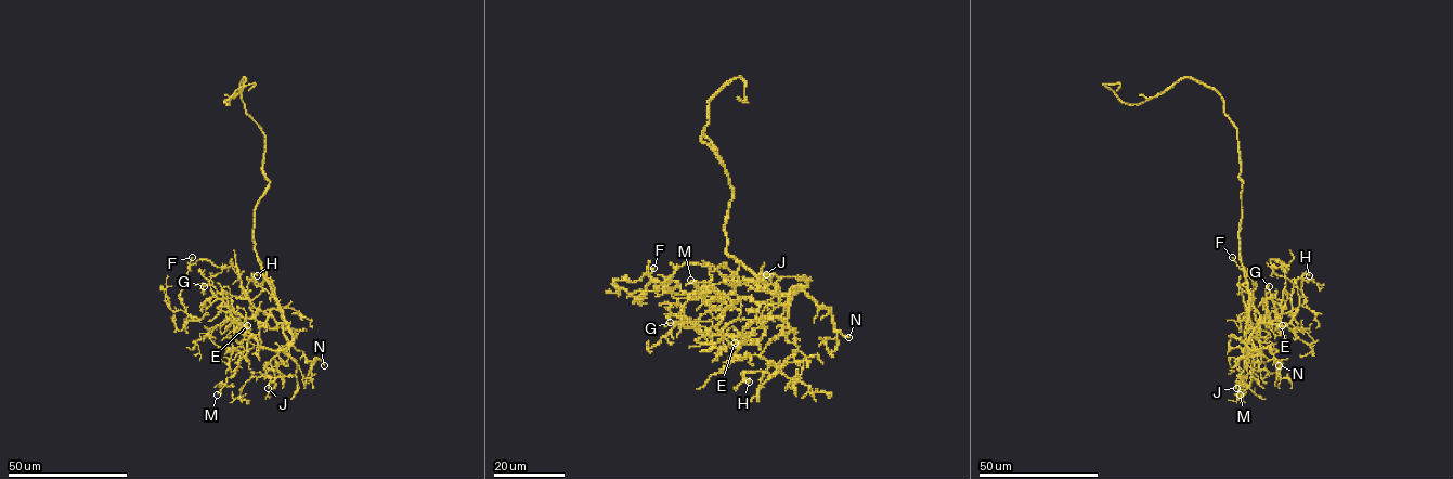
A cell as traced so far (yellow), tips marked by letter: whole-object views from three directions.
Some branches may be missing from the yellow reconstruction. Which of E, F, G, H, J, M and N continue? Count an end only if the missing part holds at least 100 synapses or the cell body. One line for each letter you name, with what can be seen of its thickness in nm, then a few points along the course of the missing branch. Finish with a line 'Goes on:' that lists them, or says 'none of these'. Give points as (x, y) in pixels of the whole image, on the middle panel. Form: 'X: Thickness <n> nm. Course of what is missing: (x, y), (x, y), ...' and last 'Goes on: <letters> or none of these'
Goes on: none of these

